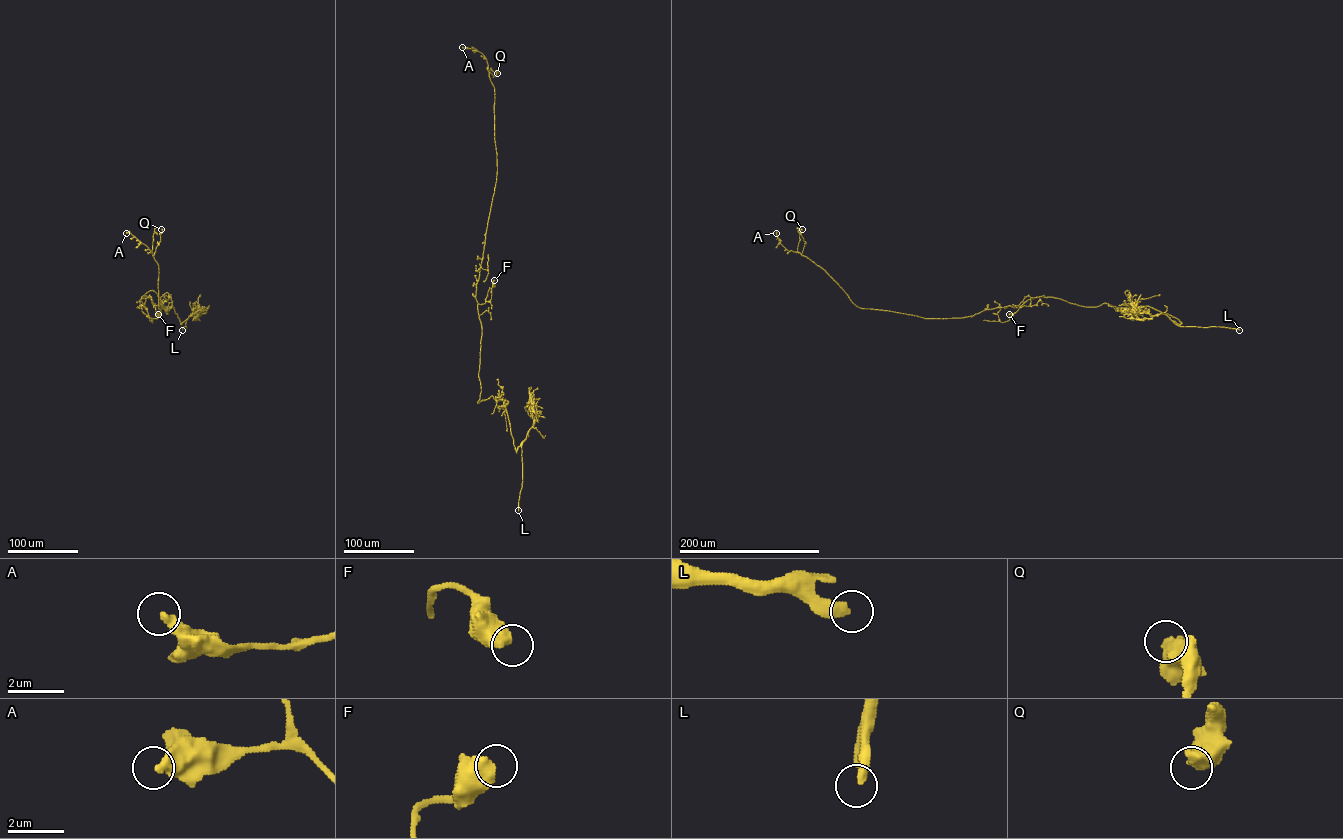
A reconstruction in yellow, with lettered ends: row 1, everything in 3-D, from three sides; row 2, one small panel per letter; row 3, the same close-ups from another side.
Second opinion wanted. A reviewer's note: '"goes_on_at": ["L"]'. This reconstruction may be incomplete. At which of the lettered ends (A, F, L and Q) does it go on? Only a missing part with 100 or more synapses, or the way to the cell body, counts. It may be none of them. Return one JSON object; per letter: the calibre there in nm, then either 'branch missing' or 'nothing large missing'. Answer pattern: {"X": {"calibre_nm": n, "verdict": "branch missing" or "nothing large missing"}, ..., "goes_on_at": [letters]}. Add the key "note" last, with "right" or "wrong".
{"A": {"calibre_nm": 400, "verdict": "nothing large missing"}, "F": {"calibre_nm": 650, "verdict": "nothing large missing"}, "L": {"calibre_nm": 400, "verdict": "branch missing"}, "Q": {"calibre_nm": 650, "verdict": "nothing large missing"}, "goes_on_at": ["L"], "note": "right"}

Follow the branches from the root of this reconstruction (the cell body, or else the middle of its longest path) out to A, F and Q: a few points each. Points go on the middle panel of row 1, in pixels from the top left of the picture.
A: (477, 301), (476, 284), (497, 175), (494, 91), (484, 55), (462, 47)
F: (477, 301), (482, 304), (490, 300), (494, 280)
Q: (477, 301), (476, 284), (497, 175), (494, 91), (489, 73), (495, 76), (497, 73)

